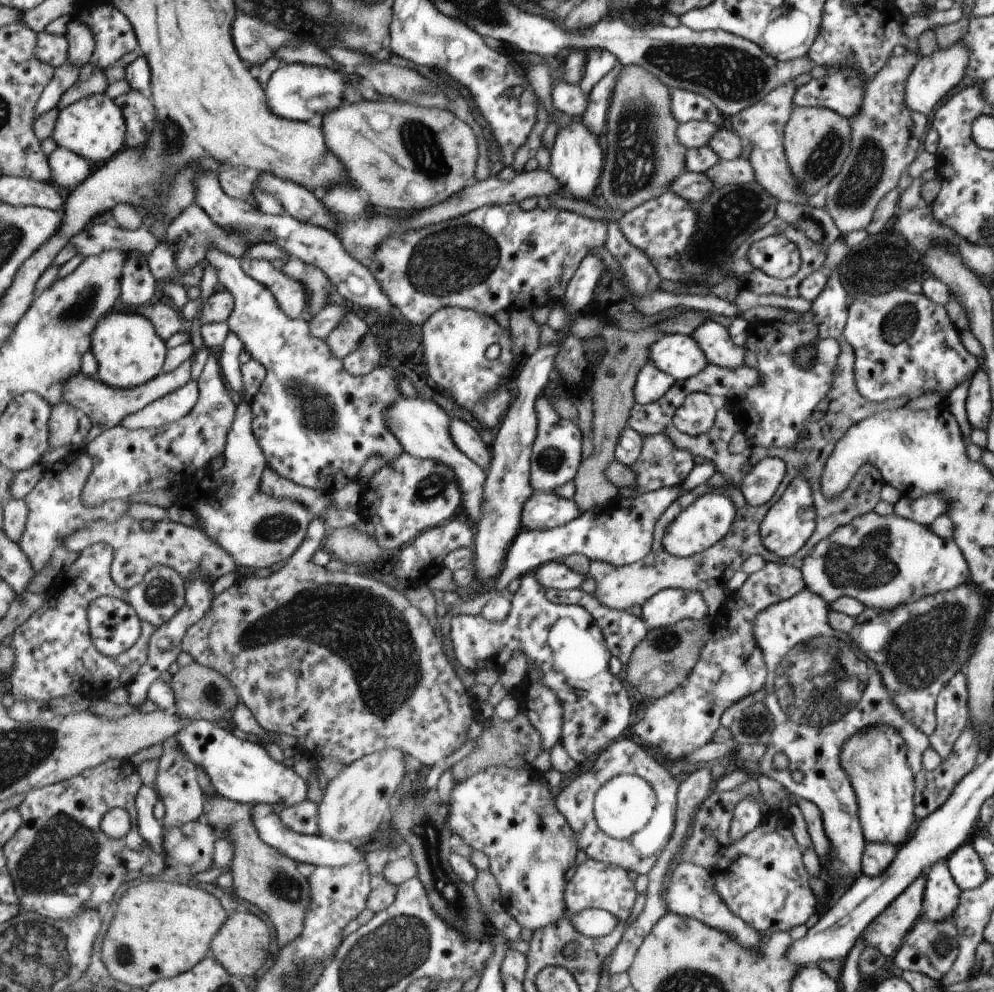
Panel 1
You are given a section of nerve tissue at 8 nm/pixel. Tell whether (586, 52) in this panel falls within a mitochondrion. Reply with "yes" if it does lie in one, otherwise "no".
no

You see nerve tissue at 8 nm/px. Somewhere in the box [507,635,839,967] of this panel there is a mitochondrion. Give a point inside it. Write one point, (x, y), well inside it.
(754, 725)

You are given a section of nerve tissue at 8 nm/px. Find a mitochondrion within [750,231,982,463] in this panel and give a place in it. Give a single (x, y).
(902, 319)

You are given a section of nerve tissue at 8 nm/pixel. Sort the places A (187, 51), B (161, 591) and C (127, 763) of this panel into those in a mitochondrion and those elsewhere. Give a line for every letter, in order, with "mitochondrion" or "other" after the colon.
A: other
B: mitochondrion
C: other

